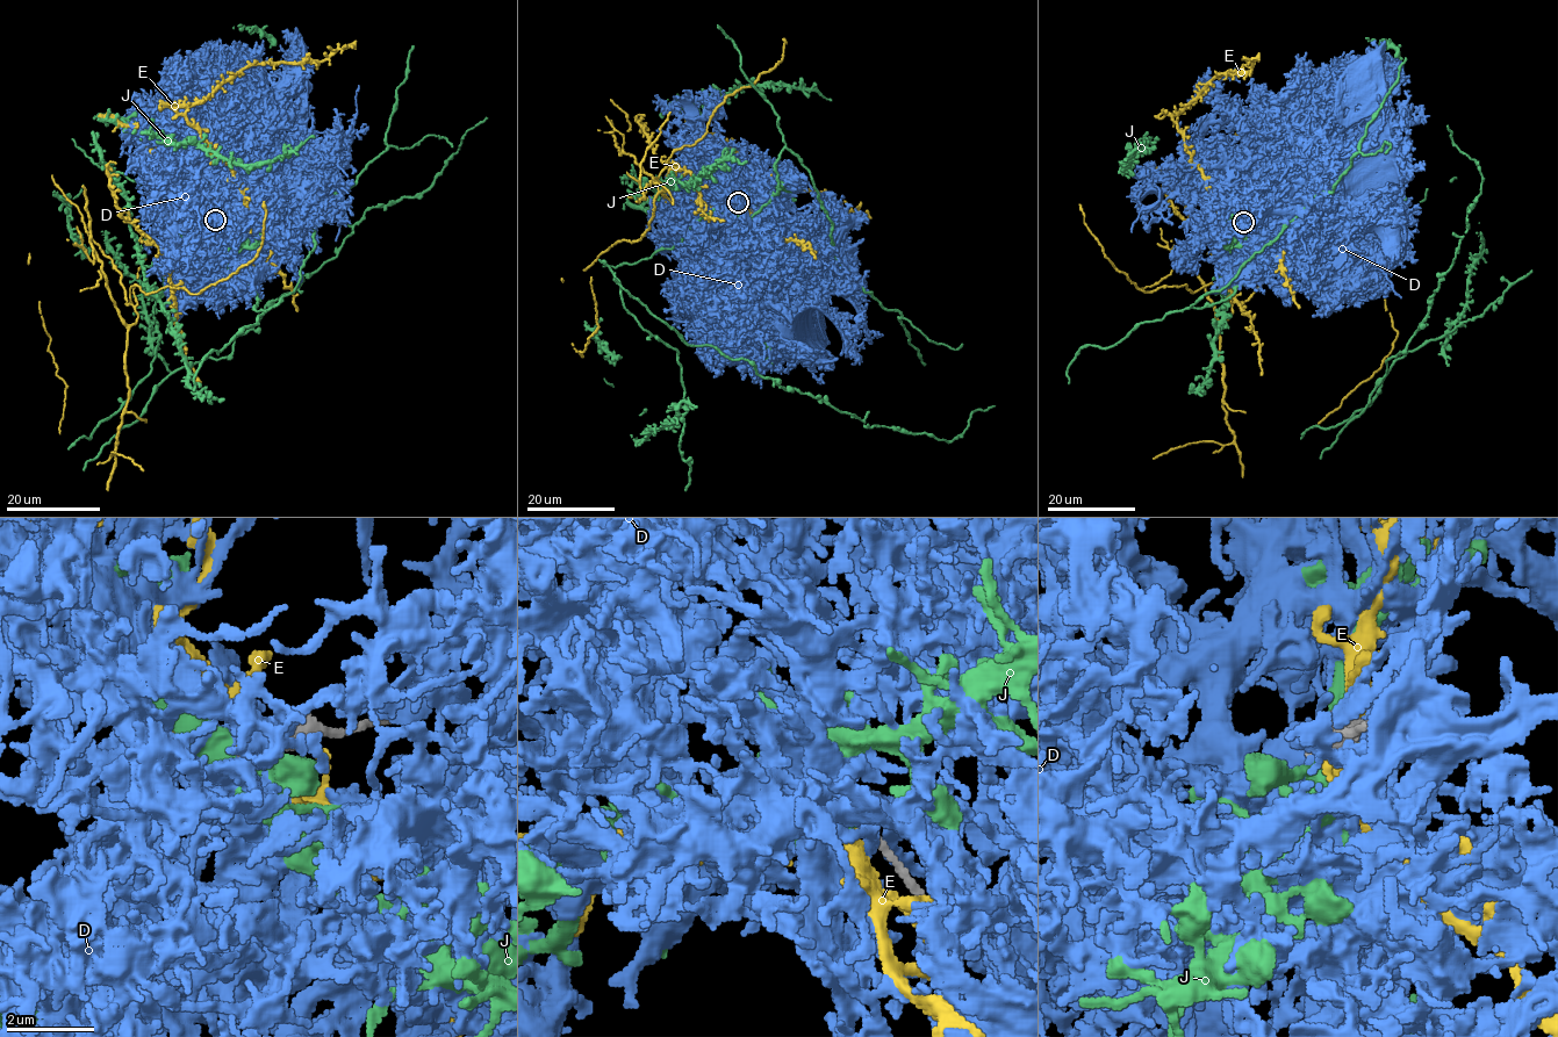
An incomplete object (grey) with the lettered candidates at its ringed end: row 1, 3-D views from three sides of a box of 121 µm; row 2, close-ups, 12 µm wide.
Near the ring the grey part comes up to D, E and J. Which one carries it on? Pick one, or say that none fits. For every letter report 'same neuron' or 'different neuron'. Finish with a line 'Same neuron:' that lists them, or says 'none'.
D: different neuron
E: different neuron
J: different neuron
Same neuron: none

